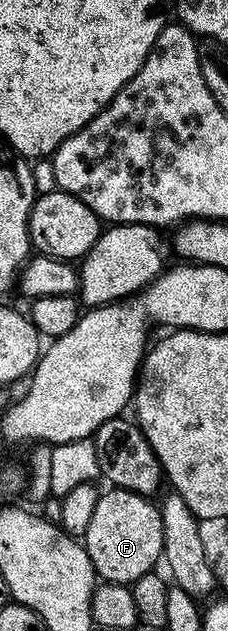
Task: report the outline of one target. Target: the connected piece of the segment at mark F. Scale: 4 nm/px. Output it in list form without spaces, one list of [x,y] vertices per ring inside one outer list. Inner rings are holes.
[[[107,488],[99,496],[96,512],[84,538],[86,554],[95,574],[102,581],[130,585],[140,575],[151,572],[163,556],[164,532],[161,530],[161,511],[149,497],[141,497],[127,489]]]

